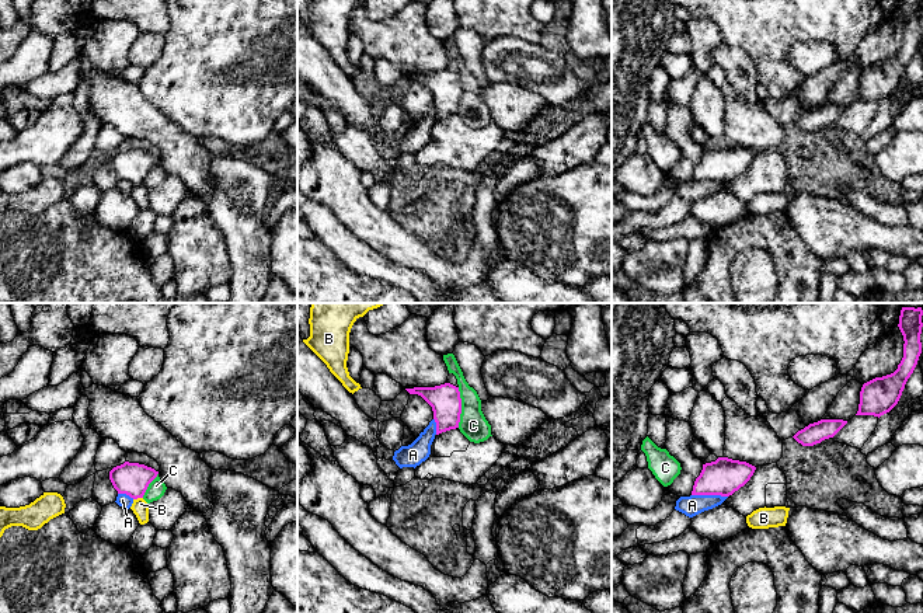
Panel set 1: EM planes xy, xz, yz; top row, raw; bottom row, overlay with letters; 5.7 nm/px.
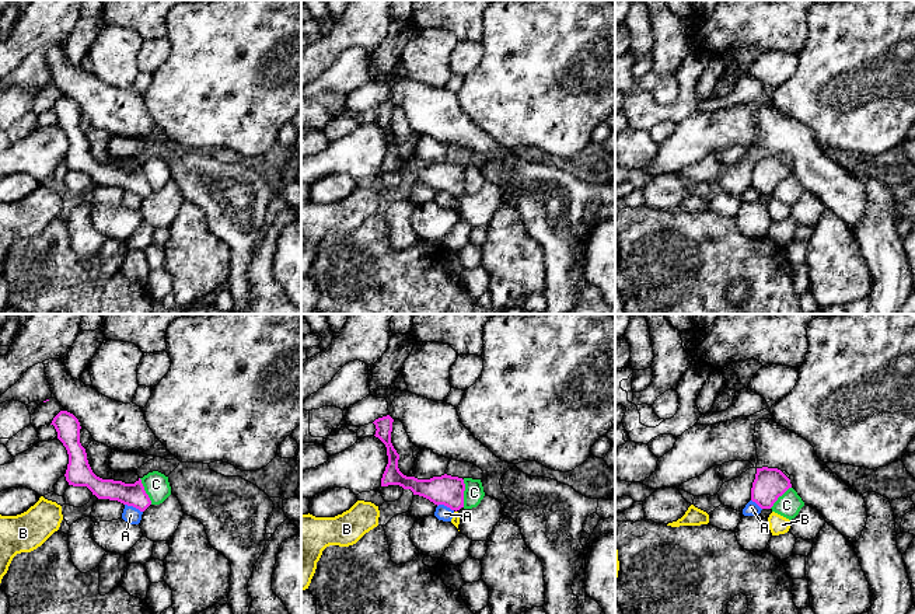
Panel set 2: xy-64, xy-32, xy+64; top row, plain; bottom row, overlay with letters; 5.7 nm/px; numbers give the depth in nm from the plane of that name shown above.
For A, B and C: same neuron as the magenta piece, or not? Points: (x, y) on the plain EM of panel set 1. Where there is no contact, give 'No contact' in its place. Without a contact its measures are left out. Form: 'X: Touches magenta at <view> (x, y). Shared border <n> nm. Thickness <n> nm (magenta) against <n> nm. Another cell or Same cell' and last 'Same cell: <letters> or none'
A: Touches magenta at yz (710, 180). Shared border 200 nm. Thickness 220 nm (magenta) against 120 nm. Another cell
B: Touches magenta at xy (138, 183). Shared border 60 nm. Thickness 190 nm (magenta) against 90 nm. Another cell
C: Touches magenta at xz (460, 93). Shared border 240 nm. Thickness 180 nm (magenta) against 160 nm. Another cell
Same cell: none

